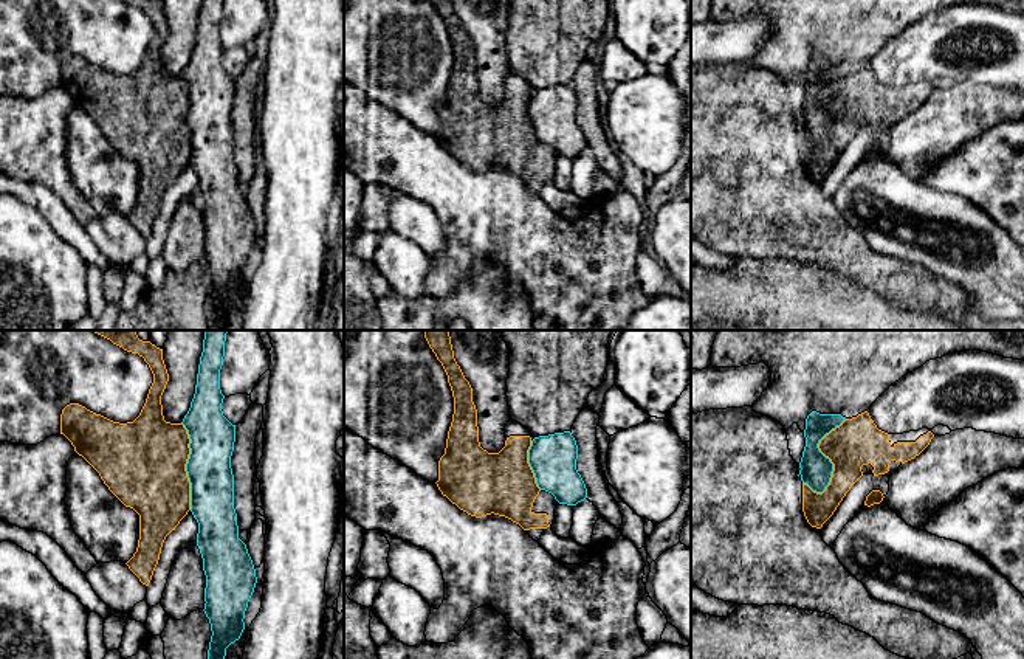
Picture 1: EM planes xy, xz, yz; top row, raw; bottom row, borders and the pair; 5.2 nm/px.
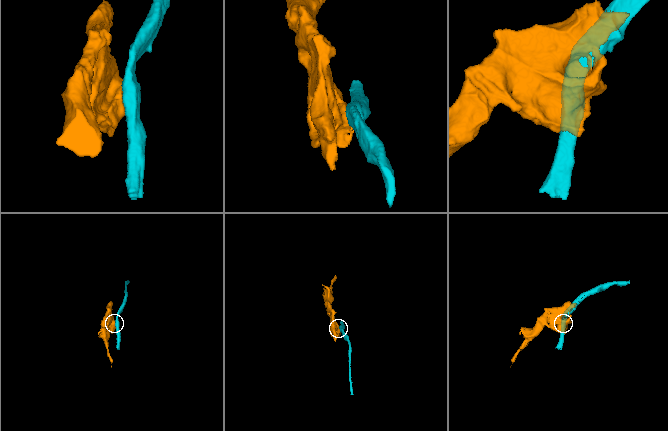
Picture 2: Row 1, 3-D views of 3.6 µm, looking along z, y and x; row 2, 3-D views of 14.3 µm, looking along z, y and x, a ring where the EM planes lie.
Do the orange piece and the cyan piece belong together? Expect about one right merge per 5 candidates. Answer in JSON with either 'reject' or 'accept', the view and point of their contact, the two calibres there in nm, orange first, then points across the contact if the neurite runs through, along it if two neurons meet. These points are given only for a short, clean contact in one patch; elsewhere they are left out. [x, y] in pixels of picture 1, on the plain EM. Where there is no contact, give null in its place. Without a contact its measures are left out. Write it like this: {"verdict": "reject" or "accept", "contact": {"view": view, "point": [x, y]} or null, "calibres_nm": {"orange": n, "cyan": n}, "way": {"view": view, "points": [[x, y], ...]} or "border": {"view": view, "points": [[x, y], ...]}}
{"verdict": "reject", "contact": {"view": "yz", "point": [826, 109]}, "calibres_nm": {"orange": 240, "cyan": 160}}

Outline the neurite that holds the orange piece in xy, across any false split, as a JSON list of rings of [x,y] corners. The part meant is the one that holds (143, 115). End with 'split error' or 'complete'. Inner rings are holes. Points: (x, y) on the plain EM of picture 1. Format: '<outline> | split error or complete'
[[[122,0],[144,11],[153,26],[146,56],[133,74],[119,76],[96,67],[79,56],[70,56],[60,67],[60,87],[101,129],[108,143],[139,167],[139,192],[129,222],[149,239],[166,189],[191,163],[191,135],[186,116],[191,91],[183,76],[164,73],[161,48],[169,26],[160,0]]] | complete

